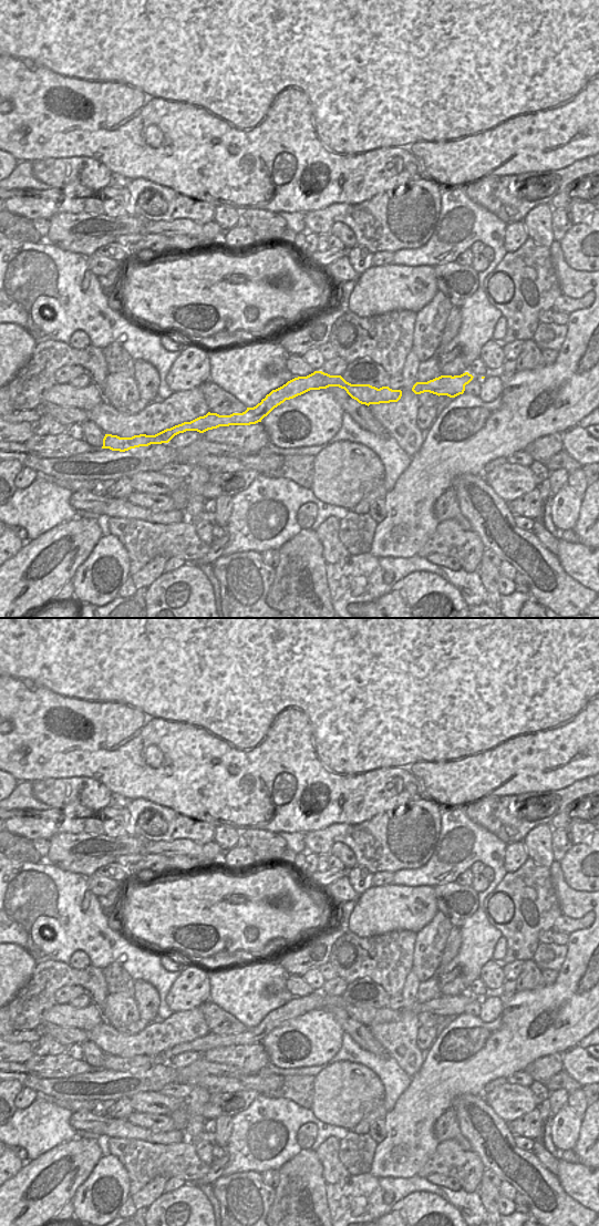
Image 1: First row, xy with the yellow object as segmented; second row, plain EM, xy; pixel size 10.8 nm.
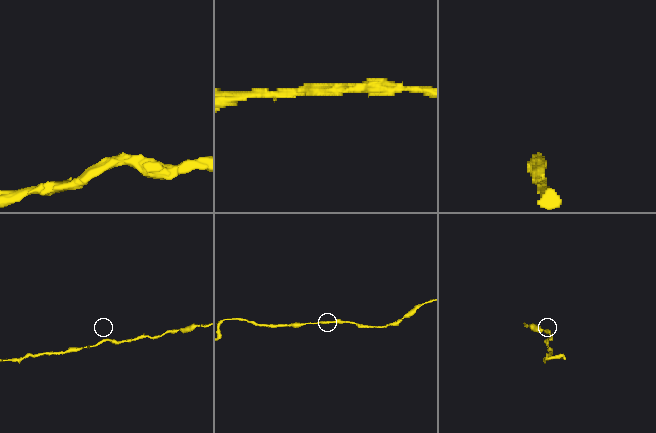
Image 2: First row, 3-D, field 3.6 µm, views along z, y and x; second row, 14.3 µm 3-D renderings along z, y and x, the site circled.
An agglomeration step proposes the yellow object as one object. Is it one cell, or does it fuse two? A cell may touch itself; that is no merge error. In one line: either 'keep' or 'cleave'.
keep

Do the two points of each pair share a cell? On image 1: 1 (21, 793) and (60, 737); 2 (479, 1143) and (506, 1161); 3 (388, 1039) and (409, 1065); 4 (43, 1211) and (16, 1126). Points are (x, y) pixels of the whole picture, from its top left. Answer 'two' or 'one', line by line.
1: two
2: one
3: one
4: two

